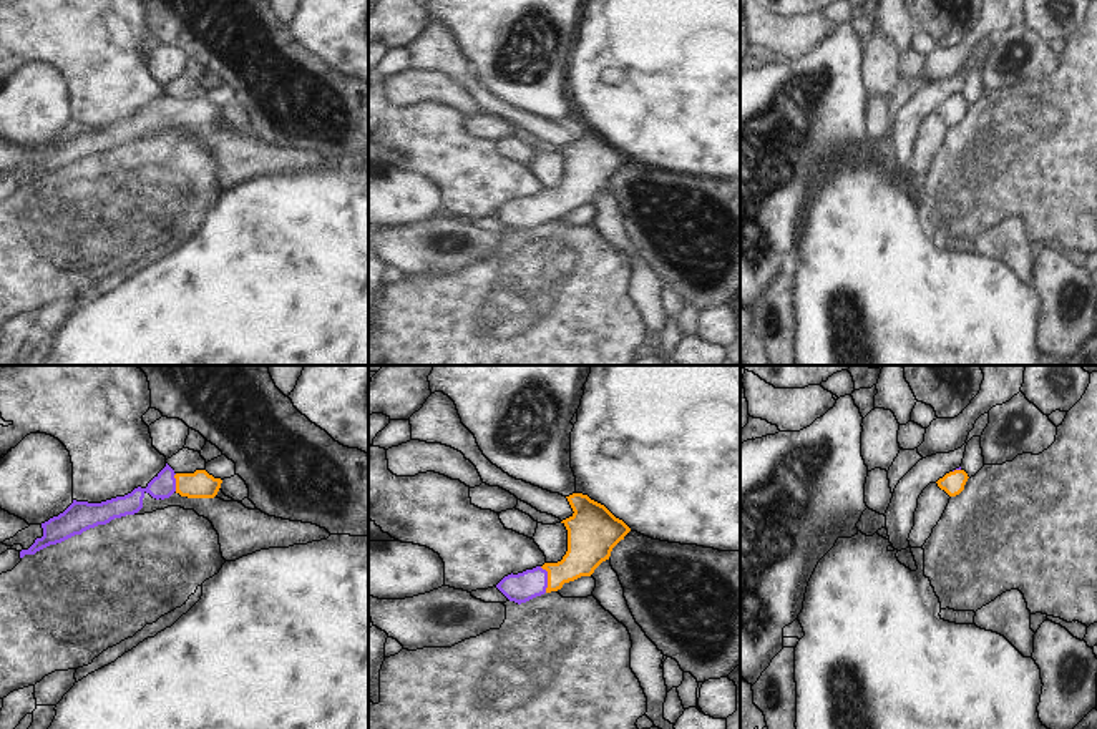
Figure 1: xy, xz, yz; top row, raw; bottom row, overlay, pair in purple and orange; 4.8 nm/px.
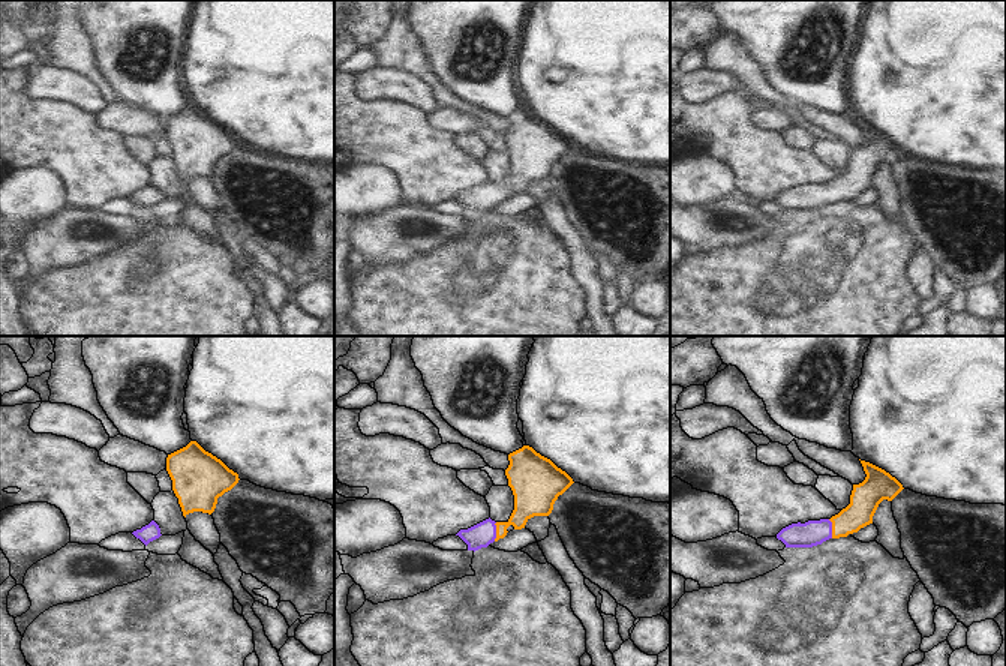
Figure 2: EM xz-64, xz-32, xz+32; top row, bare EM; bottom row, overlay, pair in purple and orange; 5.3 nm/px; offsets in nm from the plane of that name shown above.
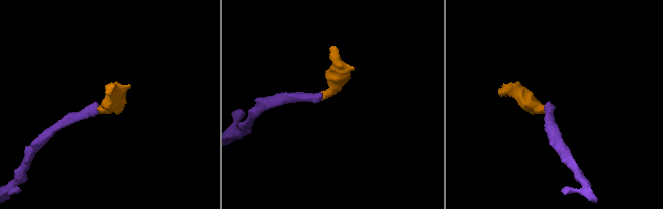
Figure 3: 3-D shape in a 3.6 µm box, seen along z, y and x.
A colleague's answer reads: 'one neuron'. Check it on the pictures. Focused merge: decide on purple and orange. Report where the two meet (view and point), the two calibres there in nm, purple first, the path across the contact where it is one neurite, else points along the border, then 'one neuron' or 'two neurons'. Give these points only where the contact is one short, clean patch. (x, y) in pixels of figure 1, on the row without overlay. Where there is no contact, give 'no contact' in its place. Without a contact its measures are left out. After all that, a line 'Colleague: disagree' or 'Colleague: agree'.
contact xz (546, 206); calibres 140 and 190 nm; way xz (523, 215), (546, 206), (565, 200), (588, 176); one neuron
Colleague: agree

